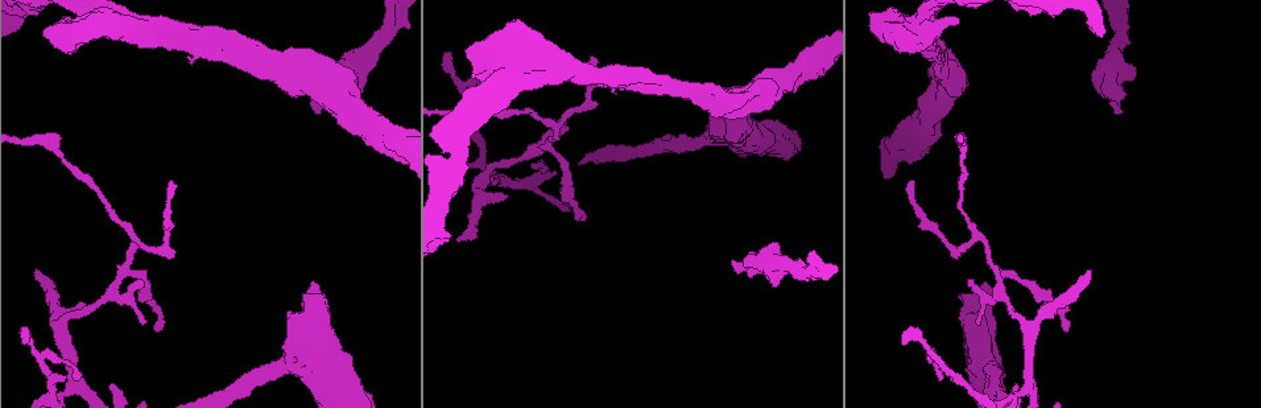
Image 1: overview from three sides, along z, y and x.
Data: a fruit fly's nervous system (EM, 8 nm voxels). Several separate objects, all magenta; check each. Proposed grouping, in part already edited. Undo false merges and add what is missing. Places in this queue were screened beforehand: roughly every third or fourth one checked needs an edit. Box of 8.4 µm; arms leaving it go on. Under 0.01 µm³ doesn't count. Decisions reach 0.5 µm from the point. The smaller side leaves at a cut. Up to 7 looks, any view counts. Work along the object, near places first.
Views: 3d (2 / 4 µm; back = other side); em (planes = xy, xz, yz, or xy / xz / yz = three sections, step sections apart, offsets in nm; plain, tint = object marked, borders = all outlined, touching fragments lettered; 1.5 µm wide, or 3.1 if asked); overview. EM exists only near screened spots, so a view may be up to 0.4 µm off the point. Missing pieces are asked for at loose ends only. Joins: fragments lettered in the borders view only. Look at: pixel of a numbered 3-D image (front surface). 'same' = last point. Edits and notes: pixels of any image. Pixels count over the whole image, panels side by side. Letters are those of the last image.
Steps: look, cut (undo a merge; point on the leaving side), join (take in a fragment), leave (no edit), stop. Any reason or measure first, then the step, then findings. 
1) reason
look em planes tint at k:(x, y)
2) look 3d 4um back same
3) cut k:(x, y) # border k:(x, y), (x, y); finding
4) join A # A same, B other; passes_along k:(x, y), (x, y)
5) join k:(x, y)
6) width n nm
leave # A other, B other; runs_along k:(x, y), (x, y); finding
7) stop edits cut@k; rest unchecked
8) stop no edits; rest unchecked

look 3d 4um at 1:(955, 250)

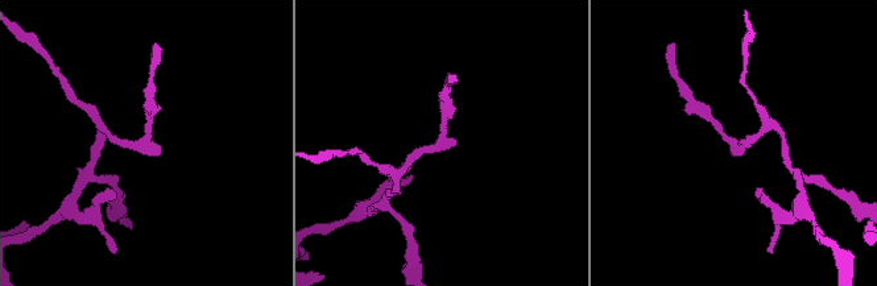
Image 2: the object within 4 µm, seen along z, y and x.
look em planes borders at 2:(738, 146)

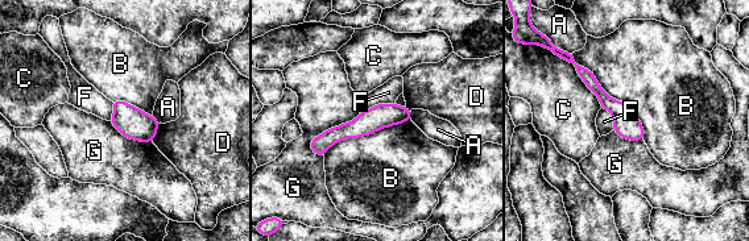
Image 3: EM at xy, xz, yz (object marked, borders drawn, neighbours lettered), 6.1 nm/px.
leave # A other, B other, C other, D other, F other, G other; border 3:(571, 53), (630, 108), (644, 138); all the same neuron

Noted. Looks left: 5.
an open end
look em planes borders at 1:(1067, 331)

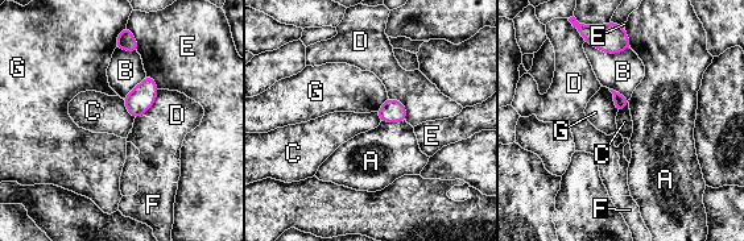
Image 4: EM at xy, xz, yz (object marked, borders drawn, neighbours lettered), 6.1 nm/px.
leave # A other, B other, C other, D other, E other, F other, G other; border 4:(122, 99), (127, 111), (135, 117); none of them fits

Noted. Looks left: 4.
sudden change in width
look 3d 4um at 1:(936, 28)

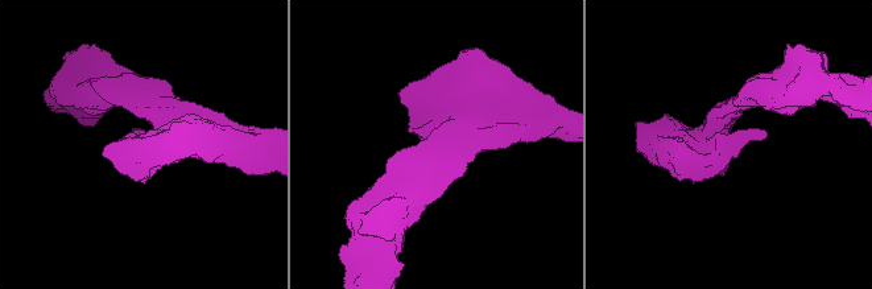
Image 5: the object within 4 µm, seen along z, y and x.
shape alone is not enough
look em xy step 4 borders at 5:(729, 148)

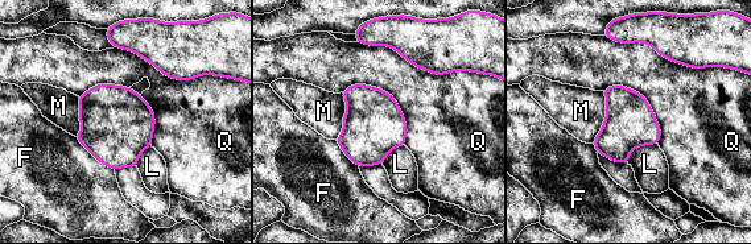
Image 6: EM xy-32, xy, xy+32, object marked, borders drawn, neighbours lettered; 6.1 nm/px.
width 300 nm
leave # F other, L other, M other, Q other; border 6:(605, 34), (708, 67); one neuron here

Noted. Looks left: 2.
stop no edits; rest unchecked

